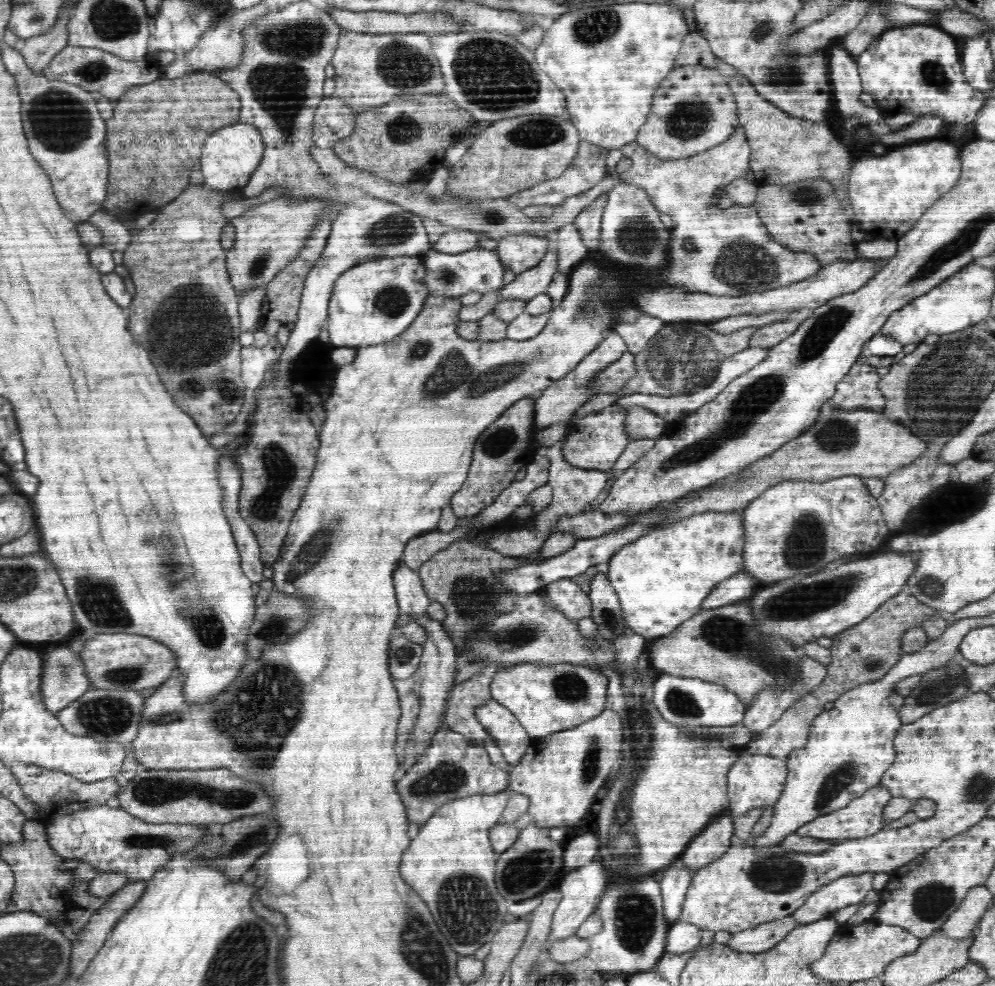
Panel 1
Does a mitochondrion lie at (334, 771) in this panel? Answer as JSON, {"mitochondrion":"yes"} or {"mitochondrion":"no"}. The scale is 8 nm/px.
{"mitochondrion":"no"}

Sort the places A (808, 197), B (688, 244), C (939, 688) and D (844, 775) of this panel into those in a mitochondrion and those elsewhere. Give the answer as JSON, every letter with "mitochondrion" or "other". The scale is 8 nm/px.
{"A":"mitochondrion","B":"mitochondrion","C":"mitochondrion","D":"mitochondrion"}

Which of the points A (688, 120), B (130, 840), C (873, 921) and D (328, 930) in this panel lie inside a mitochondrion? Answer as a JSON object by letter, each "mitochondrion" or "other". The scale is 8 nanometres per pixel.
{"A":"mitochondrion","B":"mitochondrion","C":"other","D":"other"}

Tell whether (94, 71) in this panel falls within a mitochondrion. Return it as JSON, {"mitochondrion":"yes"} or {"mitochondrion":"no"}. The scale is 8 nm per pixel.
{"mitochondrion":"yes"}

